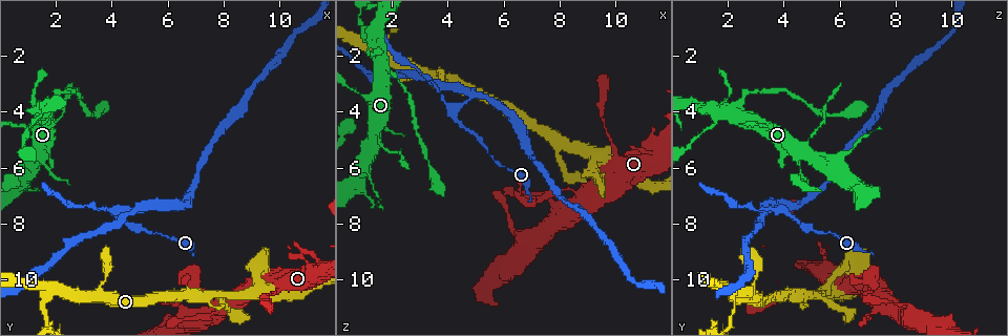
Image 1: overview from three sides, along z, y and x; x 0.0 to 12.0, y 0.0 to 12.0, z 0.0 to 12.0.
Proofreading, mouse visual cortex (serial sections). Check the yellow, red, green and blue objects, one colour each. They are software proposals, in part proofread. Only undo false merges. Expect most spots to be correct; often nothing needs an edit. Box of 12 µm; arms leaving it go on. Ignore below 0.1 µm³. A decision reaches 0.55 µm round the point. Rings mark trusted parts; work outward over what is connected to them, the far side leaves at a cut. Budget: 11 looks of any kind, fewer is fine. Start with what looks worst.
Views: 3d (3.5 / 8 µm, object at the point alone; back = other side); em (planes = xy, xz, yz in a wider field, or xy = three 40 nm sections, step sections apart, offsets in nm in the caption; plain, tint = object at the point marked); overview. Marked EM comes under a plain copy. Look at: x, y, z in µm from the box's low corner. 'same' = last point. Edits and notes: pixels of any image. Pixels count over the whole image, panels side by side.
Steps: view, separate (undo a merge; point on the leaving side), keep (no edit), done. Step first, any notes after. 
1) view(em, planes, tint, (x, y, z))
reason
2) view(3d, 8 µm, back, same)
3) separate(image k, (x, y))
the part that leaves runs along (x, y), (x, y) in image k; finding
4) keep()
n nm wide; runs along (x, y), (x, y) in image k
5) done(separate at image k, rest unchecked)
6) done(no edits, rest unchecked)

view(3d, 3.5 µm, (4.8, 7.6, 3.4))
arms part here

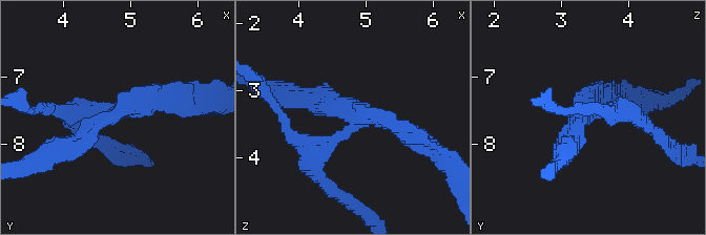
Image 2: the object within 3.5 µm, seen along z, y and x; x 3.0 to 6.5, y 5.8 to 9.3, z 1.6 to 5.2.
view(em, xy, step 5, tint, (4.80, 7.50, 3.45))
3 arms; arms of 250, 300, 300 nm; now the EM

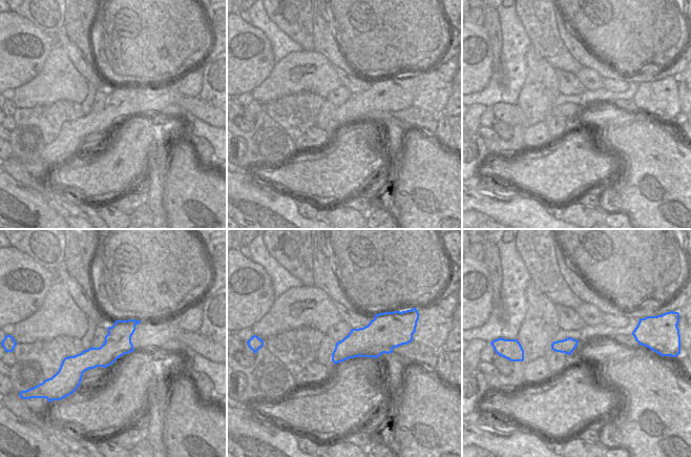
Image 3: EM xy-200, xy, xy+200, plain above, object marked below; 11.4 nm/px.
separate(image 2, (587, 98))
two cells meet here

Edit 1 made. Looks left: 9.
view(3d, 3.5 µm, (1.9, 3.9, 2.4))
small branch off a trunk

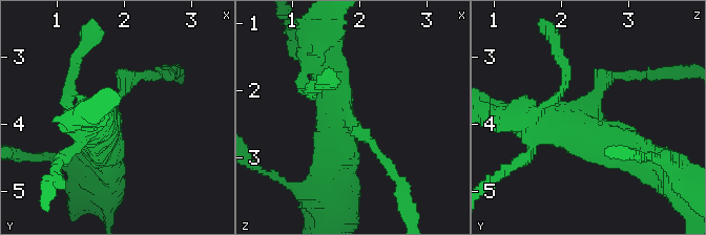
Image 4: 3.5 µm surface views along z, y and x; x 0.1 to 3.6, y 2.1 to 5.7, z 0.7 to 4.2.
view(em, xy, step 2, tint, (1.80, 3.95, 2.45))
3 arms; arms of 150, 450, 500 nm; now the EM

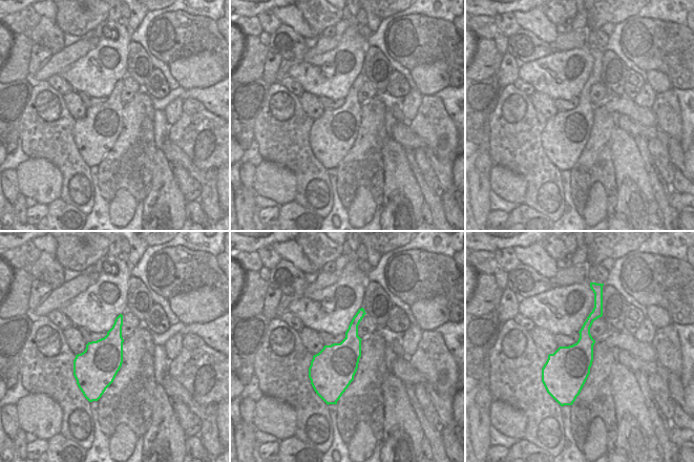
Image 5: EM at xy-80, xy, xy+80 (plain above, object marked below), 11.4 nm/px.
keep()
runs along (651, 163), (595, 134), (527, 124) in image 4; continuous, no second cell

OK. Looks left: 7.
view(3d, 8 µm, (8.6, 10.3, 6.9))

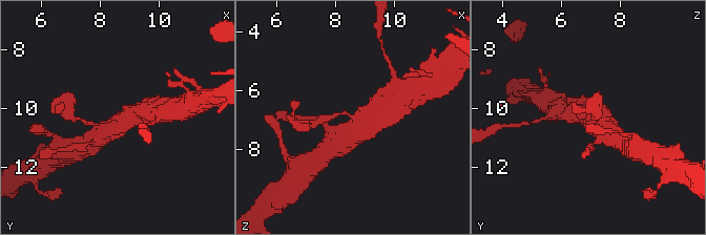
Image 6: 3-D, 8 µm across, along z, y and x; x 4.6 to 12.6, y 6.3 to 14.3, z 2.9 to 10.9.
view(3d, 3.5 µm, (8.7, 10.3, 6.8))
closer look

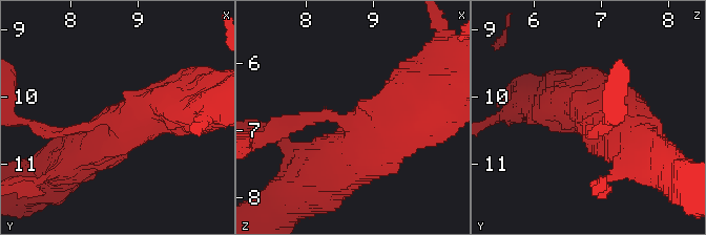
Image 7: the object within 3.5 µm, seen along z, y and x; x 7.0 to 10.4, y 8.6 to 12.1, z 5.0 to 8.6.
view(em, xy, step 3, tint, (8.60, 10.35, 6.90))

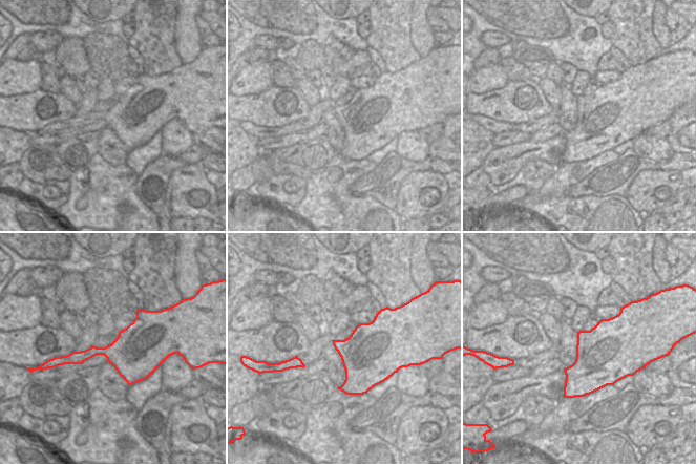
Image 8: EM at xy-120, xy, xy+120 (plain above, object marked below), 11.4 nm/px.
keep()
runs along (428, 108), (382, 126), (317, 175) in image 7; one cell here

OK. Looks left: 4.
view(3d, 3.5 µm, (3.5, 10.4, 2.9))
abrupt turn

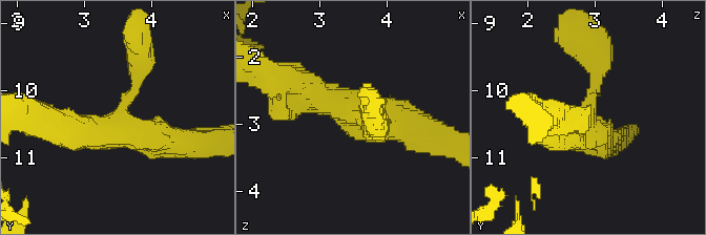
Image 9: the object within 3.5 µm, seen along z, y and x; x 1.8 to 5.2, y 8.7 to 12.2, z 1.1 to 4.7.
view(em, xy, step 2, tint, (3.60, 10.40, 2.85))
shape alone is not enough

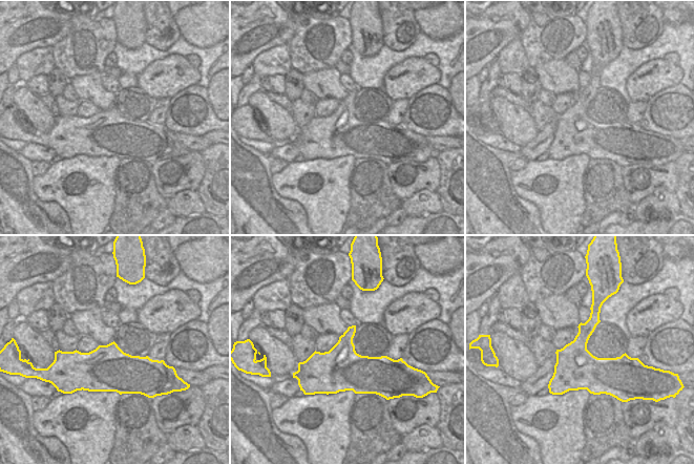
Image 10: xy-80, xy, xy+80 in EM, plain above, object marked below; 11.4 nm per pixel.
keep()
runs along (184, 143), (122, 129), (139, 52) in image 9; continuous, no second cell

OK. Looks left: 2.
done(separate at image 2, rest unchecked)

